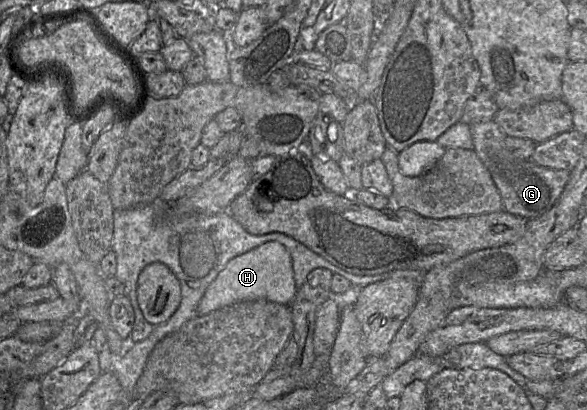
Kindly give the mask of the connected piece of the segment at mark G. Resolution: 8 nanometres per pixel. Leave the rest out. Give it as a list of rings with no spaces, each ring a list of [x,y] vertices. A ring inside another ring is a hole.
[[[493,119],[471,123],[470,130],[472,149],[489,171],[498,188],[503,210],[528,221],[548,212],[561,195],[570,171],[539,166],[531,160],[515,157],[506,146],[506,135]]]

